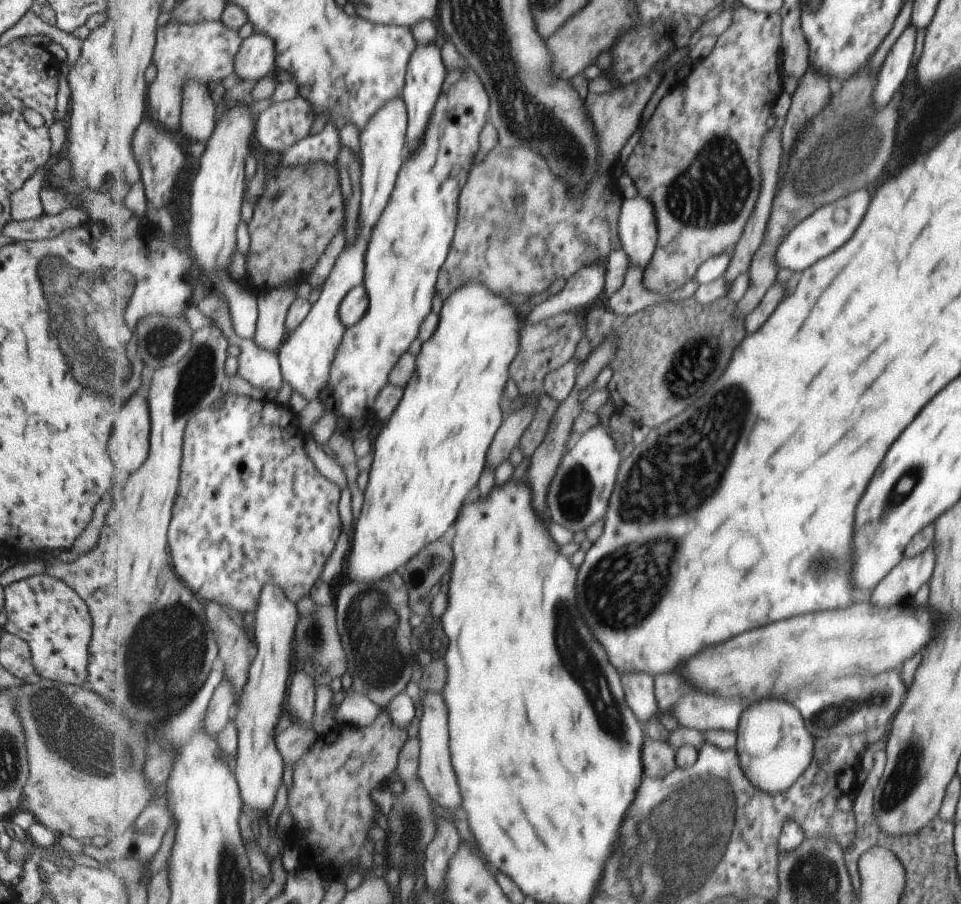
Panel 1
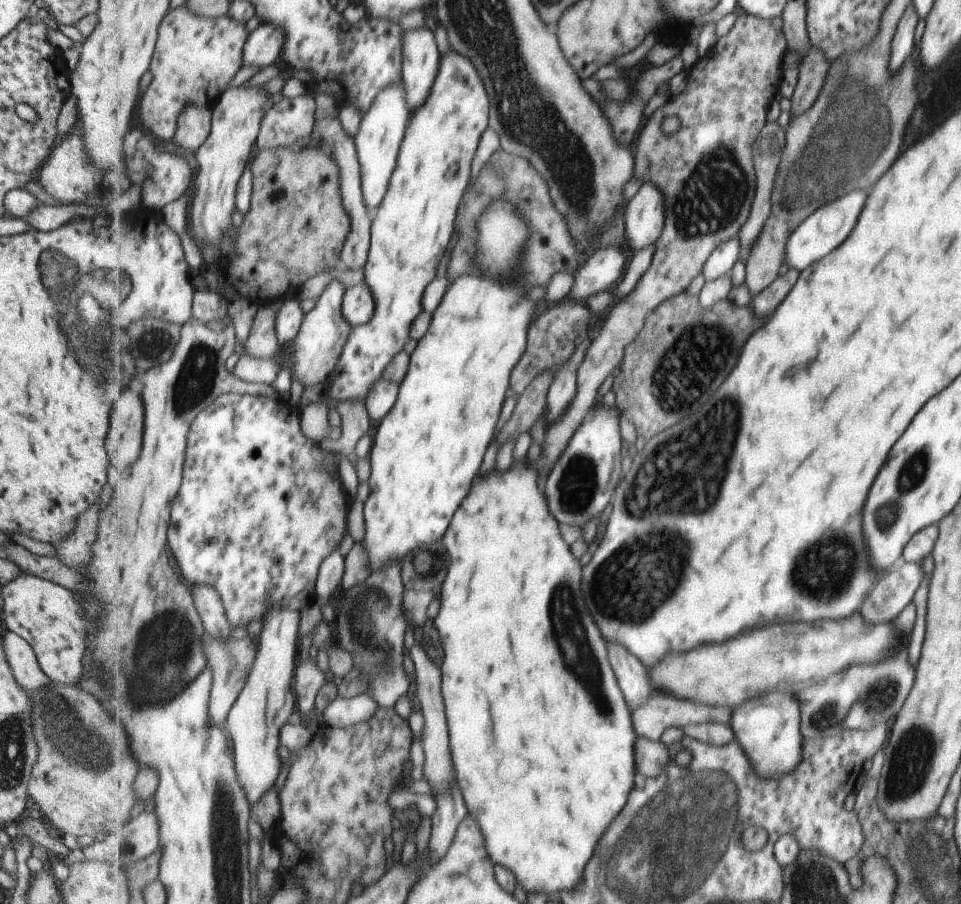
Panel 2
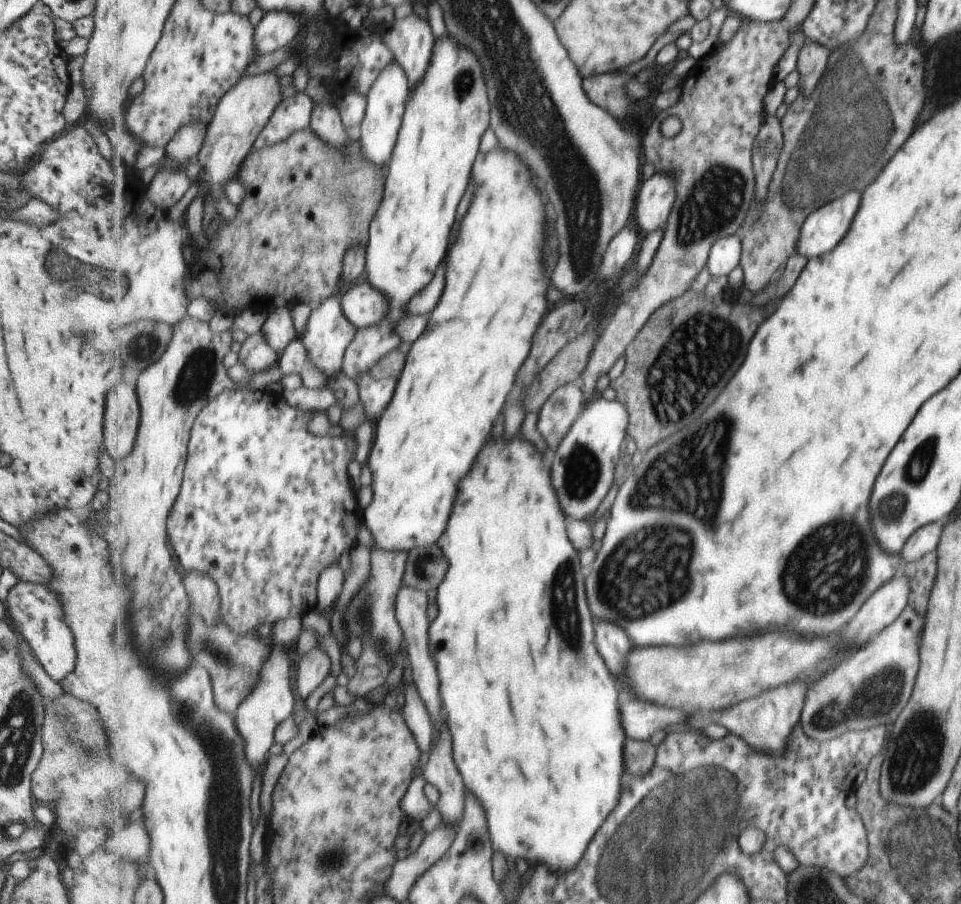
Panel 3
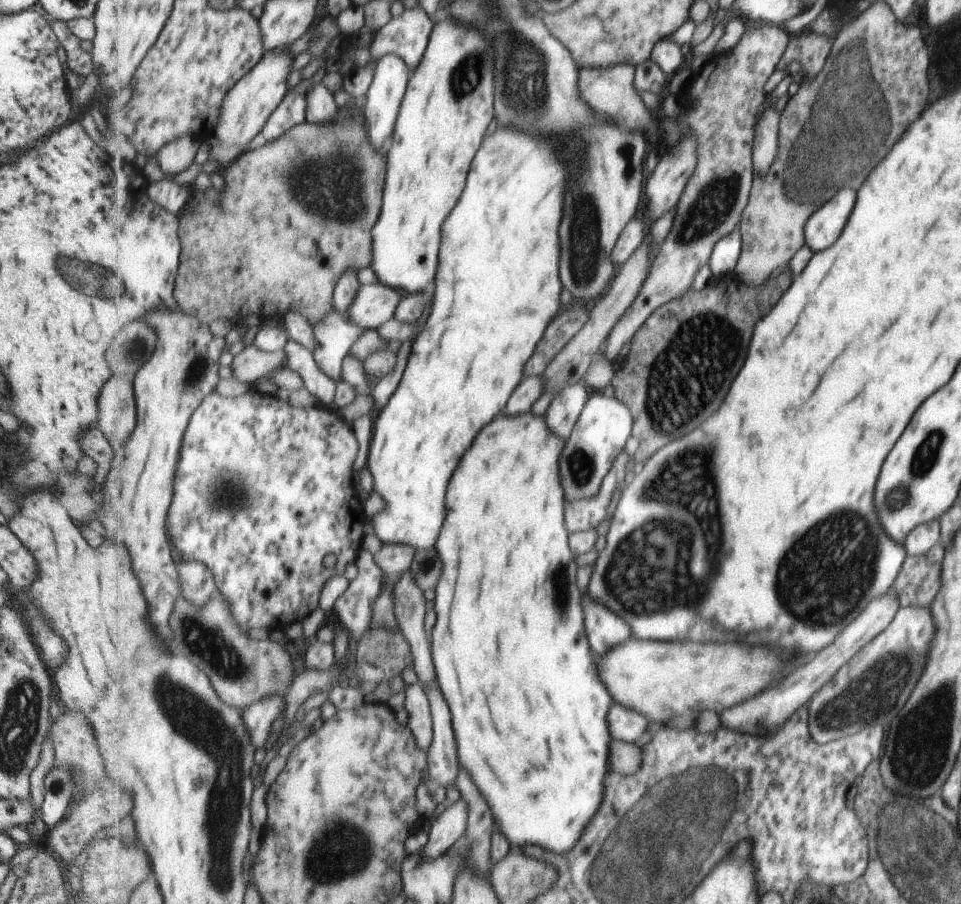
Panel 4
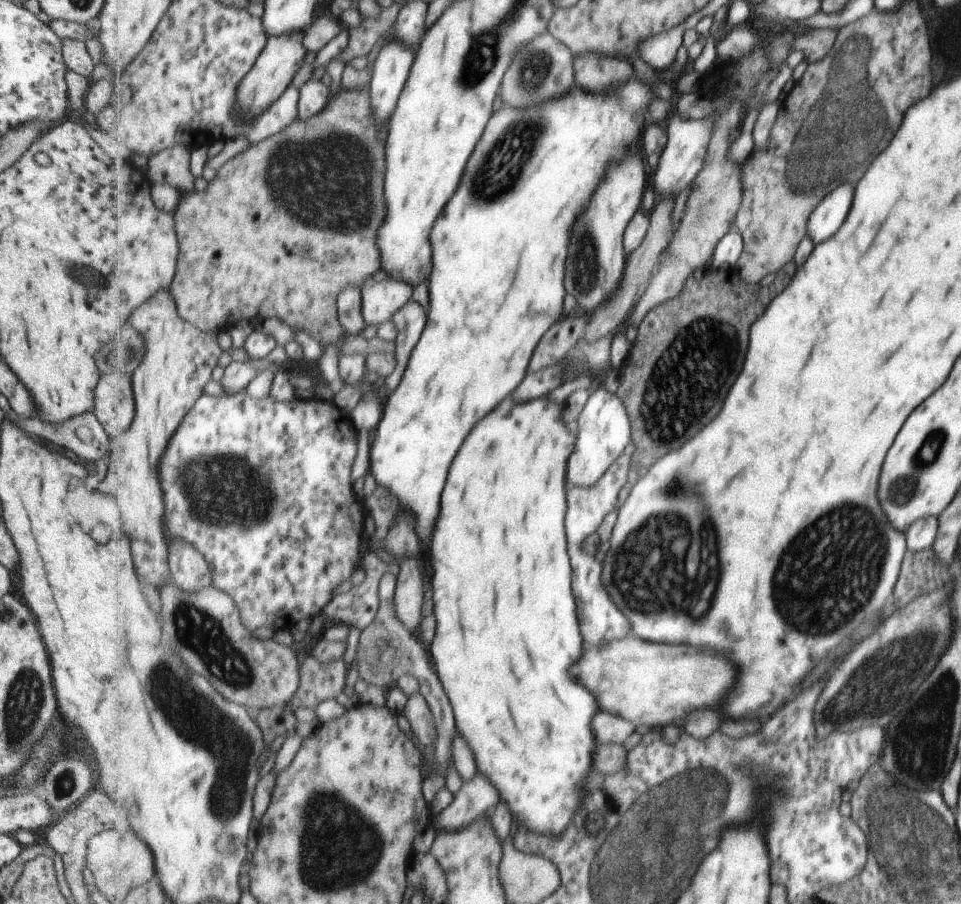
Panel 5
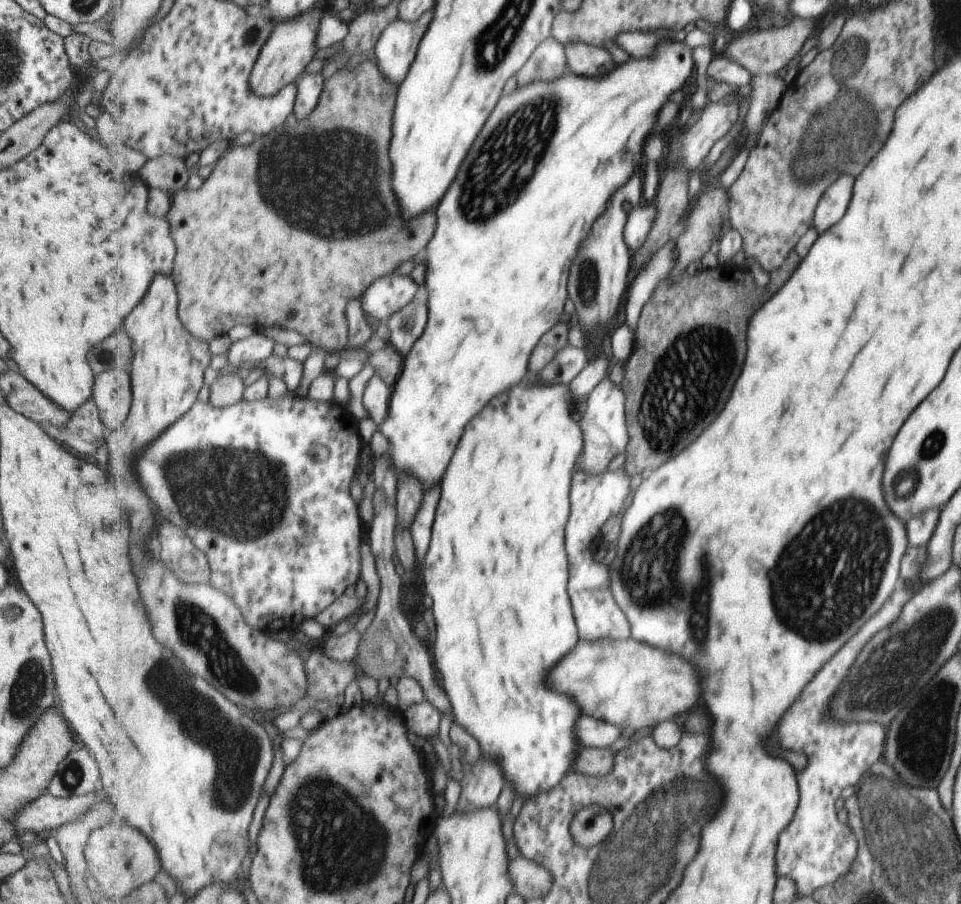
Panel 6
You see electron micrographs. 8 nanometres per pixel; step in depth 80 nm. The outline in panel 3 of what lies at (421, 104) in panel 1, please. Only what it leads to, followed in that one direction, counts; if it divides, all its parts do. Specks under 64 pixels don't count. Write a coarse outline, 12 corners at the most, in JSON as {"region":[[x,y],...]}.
{"region":[[411,14],[385,27],[385,42],[411,88],[436,54],[428,19]]}

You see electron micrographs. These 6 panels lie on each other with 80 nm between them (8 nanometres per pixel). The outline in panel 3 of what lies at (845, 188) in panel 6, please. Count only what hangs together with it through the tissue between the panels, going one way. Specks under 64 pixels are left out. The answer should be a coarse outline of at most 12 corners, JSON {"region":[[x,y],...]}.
{"region":[[846,191],[809,214],[796,253],[829,252],[845,234],[859,202]]}

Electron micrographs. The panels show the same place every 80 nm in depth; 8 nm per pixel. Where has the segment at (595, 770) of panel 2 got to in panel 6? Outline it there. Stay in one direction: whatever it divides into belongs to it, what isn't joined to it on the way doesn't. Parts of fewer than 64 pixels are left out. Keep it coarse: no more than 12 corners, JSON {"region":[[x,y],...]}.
{"region":[[527,374],[465,430],[422,566],[457,722],[573,766],[565,528],[586,444]]}

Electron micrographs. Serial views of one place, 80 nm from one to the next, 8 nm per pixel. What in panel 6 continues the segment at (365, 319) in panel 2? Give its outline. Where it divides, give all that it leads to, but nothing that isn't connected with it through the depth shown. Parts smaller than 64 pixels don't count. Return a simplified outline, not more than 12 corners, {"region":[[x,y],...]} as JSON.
{"region":[[391,273],[363,294],[364,310],[387,320],[424,289],[410,275]]}

